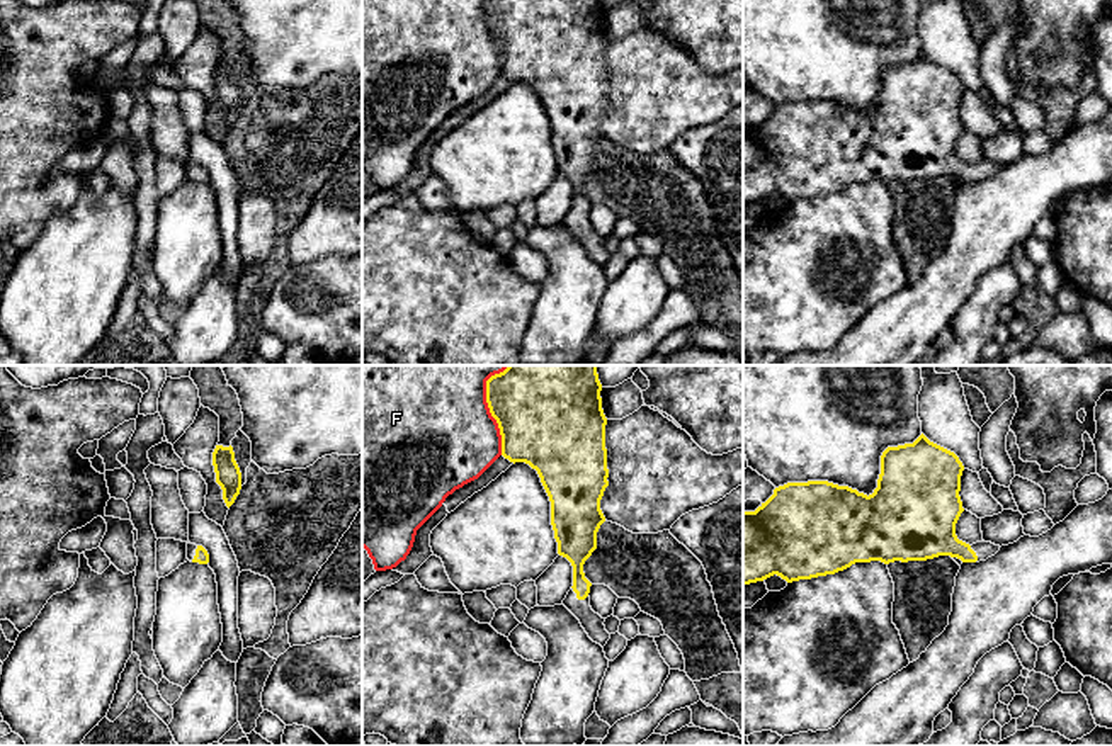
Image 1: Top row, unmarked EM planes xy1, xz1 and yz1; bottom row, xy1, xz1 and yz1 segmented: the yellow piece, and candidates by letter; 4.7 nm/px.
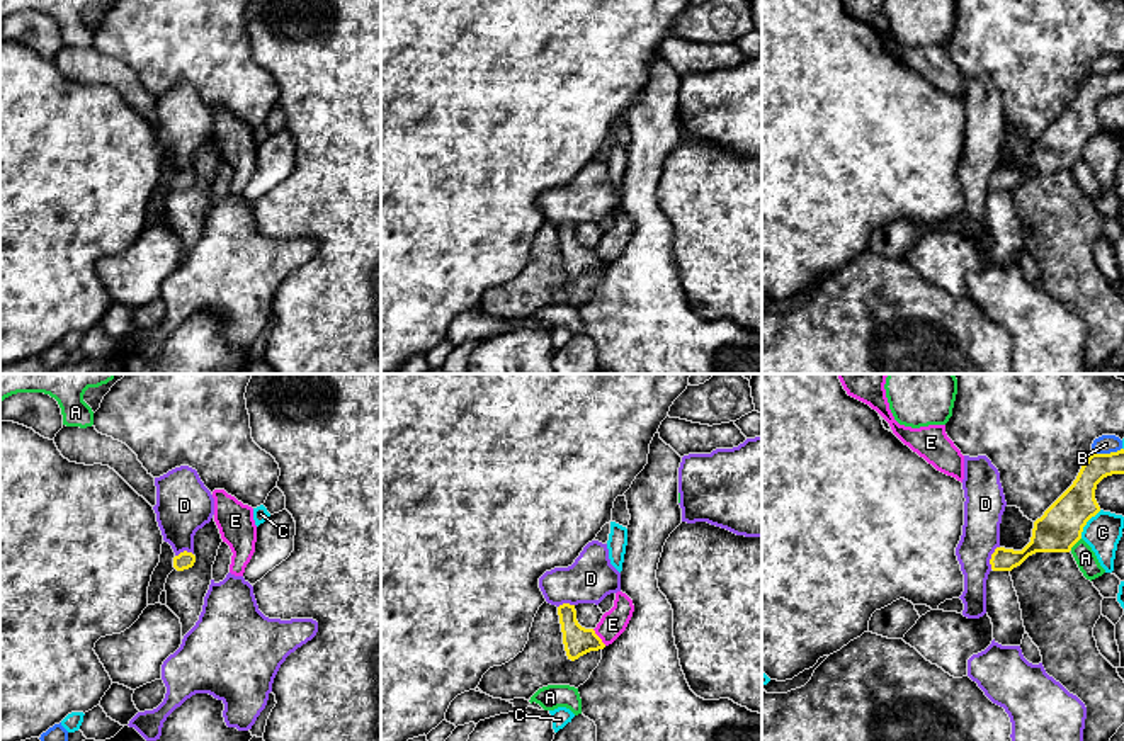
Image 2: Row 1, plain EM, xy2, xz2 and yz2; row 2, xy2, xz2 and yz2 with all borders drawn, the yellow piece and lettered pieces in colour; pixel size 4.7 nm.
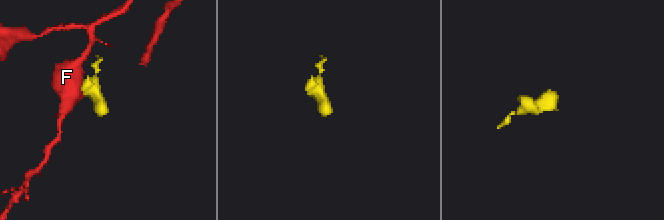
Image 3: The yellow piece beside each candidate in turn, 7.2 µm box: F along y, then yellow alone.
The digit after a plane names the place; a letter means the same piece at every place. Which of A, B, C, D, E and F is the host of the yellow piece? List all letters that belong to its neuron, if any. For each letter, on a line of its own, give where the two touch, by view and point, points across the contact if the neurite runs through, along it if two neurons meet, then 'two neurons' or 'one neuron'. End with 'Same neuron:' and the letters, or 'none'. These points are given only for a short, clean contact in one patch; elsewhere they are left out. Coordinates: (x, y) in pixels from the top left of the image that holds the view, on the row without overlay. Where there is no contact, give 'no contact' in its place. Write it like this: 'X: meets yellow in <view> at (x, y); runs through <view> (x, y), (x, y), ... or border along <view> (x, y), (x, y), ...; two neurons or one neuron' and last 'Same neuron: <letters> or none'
A: meets yellow in yz2 at (1075, 162); border along yz2 (1080, 157), (1070, 169); two neurons
B: meets yellow in yz2 at (1106, 73); border along yz2 (1121, 67), (1111, 72), (1092, 72); two neurons
C: meets yellow in yz2 at (1085, 143); two neurons
D: meets yellow in yz2 at (992, 177); border along yz2 (999, 165), (992, 174), (990, 187); two neurons
E: meets yellow in xz2 at (599, 257); one neuron
F: meets yellow in xz1 at (493, 36); two neurons
Same neuron: E

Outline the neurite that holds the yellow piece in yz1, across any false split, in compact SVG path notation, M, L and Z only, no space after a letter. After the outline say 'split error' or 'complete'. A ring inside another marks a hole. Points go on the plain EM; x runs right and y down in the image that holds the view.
M922 53L913 63L888 66L882 71L877 107L869 116L828 100L787 102L775 107L755 131L743 131L743 206L774 194L787 202L811 199L871 180L889 184L950 175L962 182L976 182L976 172L956 155L956 143L964 131L959 116L962 90L964 85L954 71Z | complete

